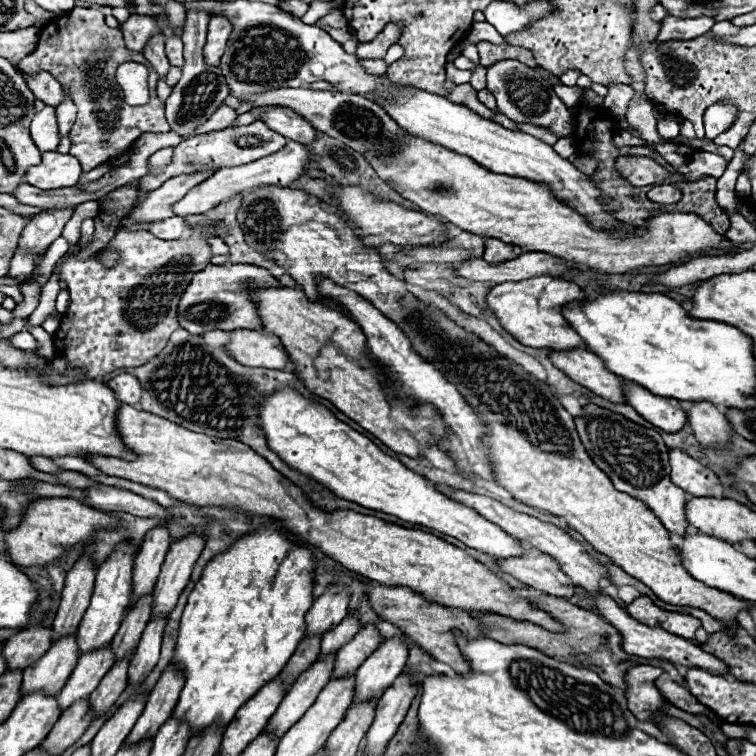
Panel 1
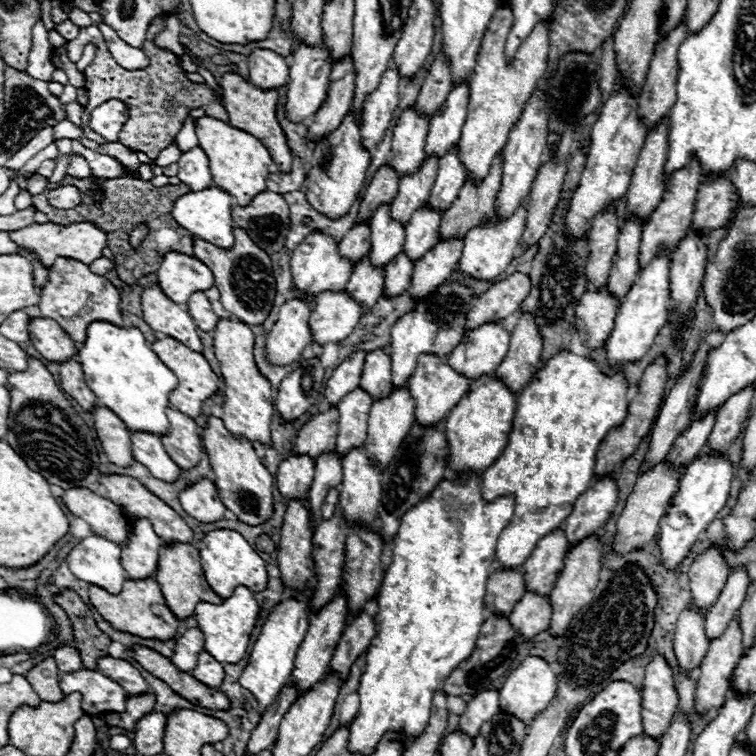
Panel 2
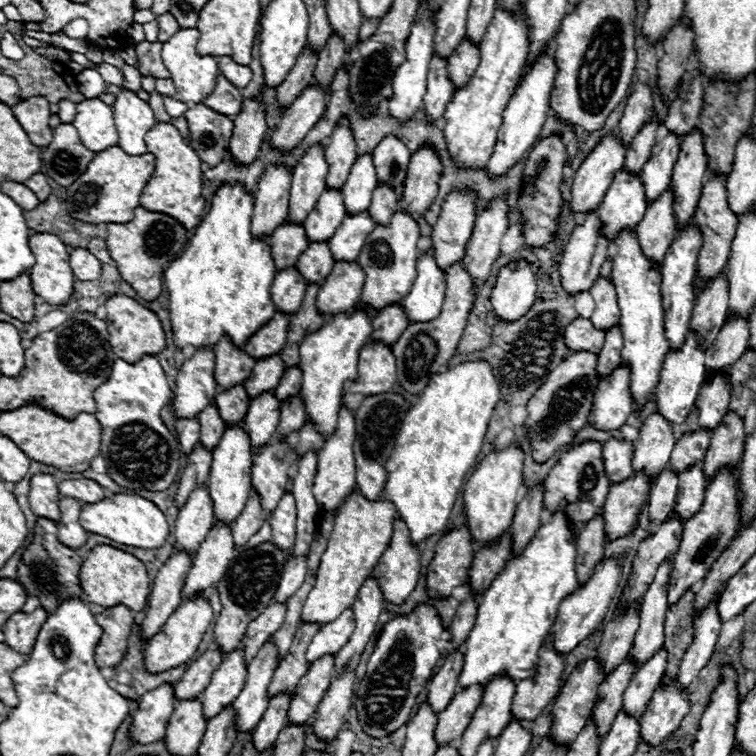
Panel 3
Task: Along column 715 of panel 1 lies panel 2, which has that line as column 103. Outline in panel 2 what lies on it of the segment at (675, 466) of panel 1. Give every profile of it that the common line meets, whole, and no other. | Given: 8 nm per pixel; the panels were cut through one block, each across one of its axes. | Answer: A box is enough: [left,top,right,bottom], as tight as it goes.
[100,474,194,542]

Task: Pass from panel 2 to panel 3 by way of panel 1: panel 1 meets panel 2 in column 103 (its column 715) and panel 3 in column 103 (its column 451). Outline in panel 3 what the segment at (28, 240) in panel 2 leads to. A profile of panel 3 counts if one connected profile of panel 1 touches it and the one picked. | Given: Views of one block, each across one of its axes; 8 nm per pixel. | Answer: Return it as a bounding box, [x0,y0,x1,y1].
[68,146,154,224]

